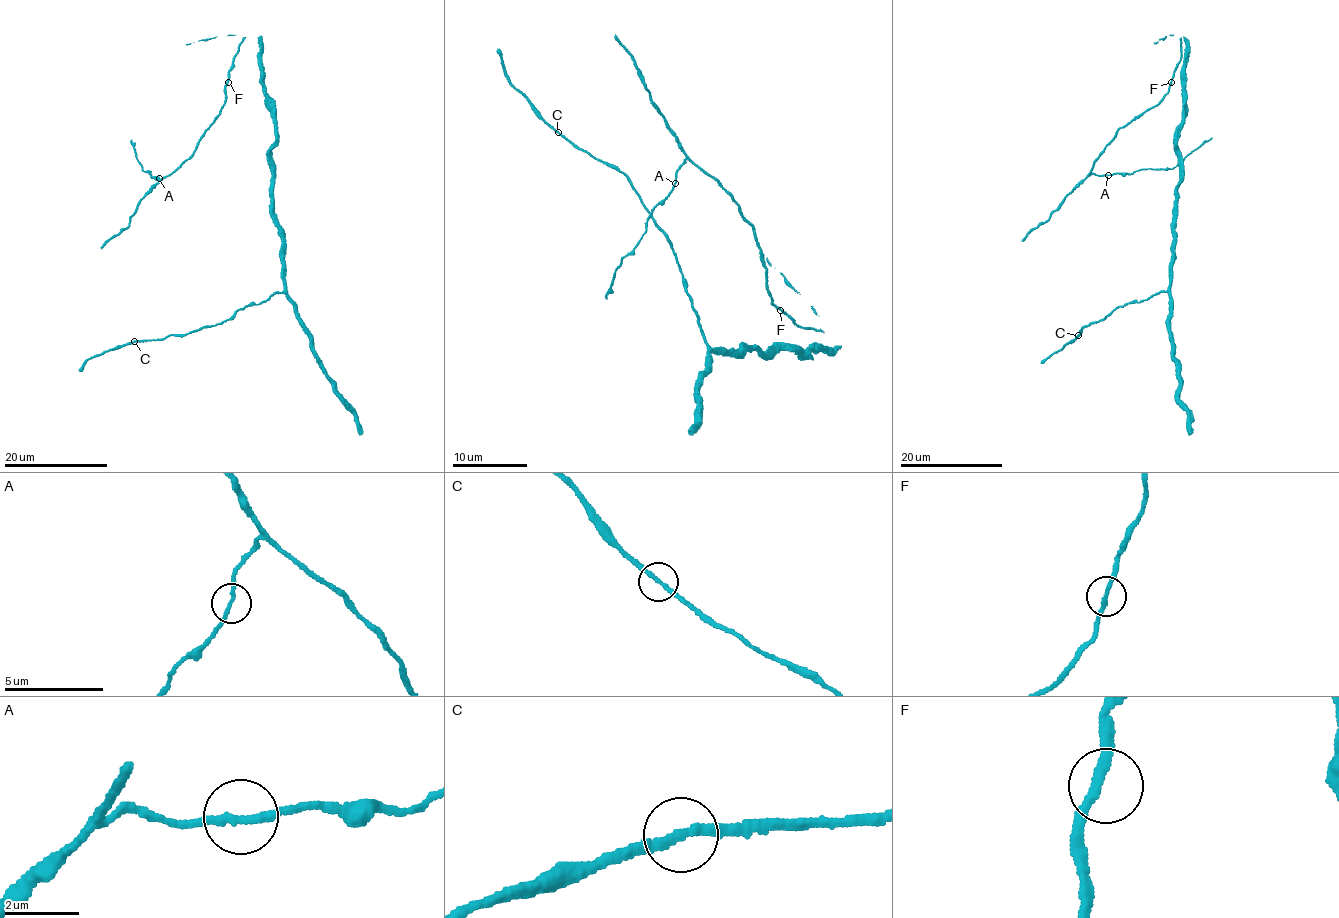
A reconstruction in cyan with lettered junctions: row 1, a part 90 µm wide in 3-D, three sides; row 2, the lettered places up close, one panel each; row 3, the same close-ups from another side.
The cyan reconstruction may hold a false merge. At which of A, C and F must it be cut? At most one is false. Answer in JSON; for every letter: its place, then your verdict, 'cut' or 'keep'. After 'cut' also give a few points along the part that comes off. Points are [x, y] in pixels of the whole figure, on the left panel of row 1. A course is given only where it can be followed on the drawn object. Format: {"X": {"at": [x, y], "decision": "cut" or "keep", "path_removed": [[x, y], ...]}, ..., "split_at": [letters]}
{"A": {"at": [159, 178], "decision": "keep"}, "C": {"at": [134, 341], "decision": "keep"}, "F": {"at": [228, 82], "decision": "keep"}, "split_at": []}

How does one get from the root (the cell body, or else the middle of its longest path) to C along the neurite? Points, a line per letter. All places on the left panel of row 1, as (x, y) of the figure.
C: (276, 123), (271, 173), (273, 216), (281, 240), (283, 291), (235, 311), (220, 323), (187, 334), (134, 342)

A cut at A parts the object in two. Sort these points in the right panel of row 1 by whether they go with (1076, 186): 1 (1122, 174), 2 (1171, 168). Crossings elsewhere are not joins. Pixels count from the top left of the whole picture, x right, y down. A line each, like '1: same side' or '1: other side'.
1: other side
2: other side

